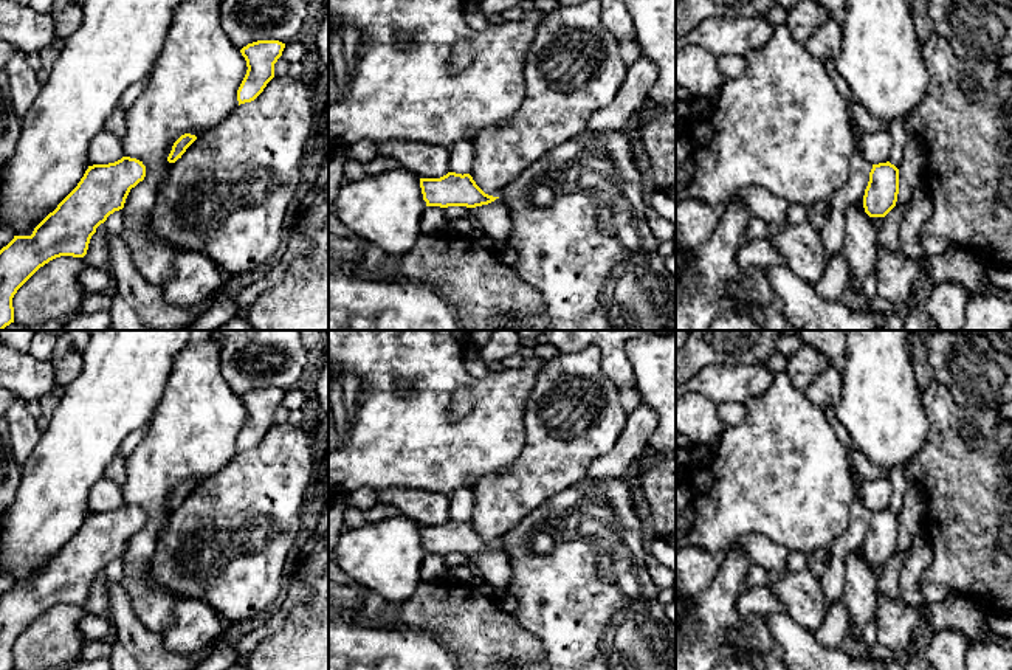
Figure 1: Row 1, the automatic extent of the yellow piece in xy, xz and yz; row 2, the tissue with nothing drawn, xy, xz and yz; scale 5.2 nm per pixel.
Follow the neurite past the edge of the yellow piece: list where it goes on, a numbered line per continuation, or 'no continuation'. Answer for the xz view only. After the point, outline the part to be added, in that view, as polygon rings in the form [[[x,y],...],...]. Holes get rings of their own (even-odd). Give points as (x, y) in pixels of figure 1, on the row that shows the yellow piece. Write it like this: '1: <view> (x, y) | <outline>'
no continuation

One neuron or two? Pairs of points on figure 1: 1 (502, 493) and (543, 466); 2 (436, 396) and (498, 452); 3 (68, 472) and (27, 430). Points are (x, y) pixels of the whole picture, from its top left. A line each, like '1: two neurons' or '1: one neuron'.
1: one neuron
2: one neuron
3: two neurons

